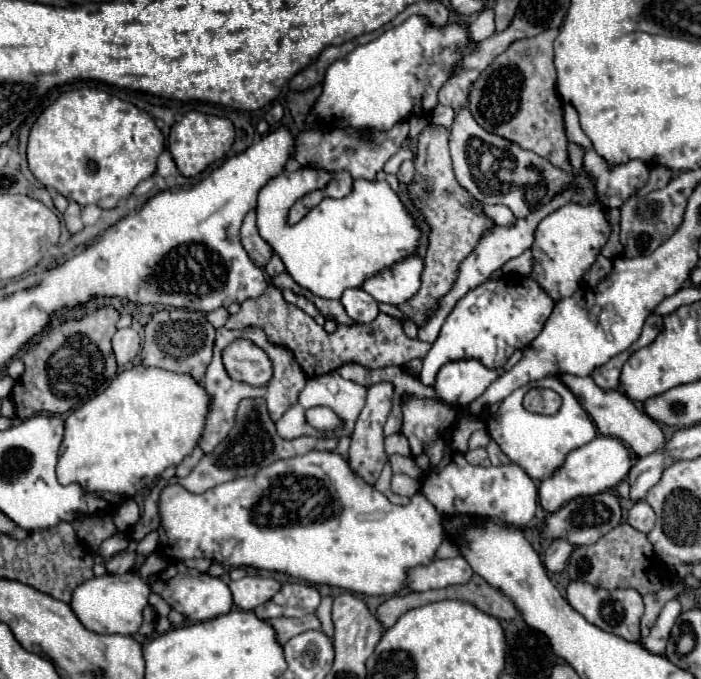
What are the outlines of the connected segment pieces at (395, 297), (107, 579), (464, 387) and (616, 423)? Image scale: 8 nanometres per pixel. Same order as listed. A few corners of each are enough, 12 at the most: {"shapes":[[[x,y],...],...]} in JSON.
{"shapes":[[[410,255],[378,271],[362,289],[400,305],[420,287],[422,259]],[[134,571],[92,577],[70,607],[94,633],[134,635],[150,587]],[[480,361],[440,367],[436,397],[466,407],[502,375]],[[560,375],[602,435],[638,457],[666,445],[652,421],[620,391],[592,377]]]}

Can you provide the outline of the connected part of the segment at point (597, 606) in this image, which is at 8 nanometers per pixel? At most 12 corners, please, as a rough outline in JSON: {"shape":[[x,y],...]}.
{"shape":[[574,581],[566,599],[592,625],[640,641],[642,595]]}

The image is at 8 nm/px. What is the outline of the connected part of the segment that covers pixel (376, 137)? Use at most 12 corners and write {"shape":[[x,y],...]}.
{"shape":[[408,121],[390,131],[302,131],[302,167],[372,181],[402,147]]}

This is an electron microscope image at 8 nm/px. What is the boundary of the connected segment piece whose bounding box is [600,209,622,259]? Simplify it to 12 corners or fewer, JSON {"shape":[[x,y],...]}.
{"shape":[[612,211],[611,234],[600,253],[608,259],[622,255],[618,215]]}

